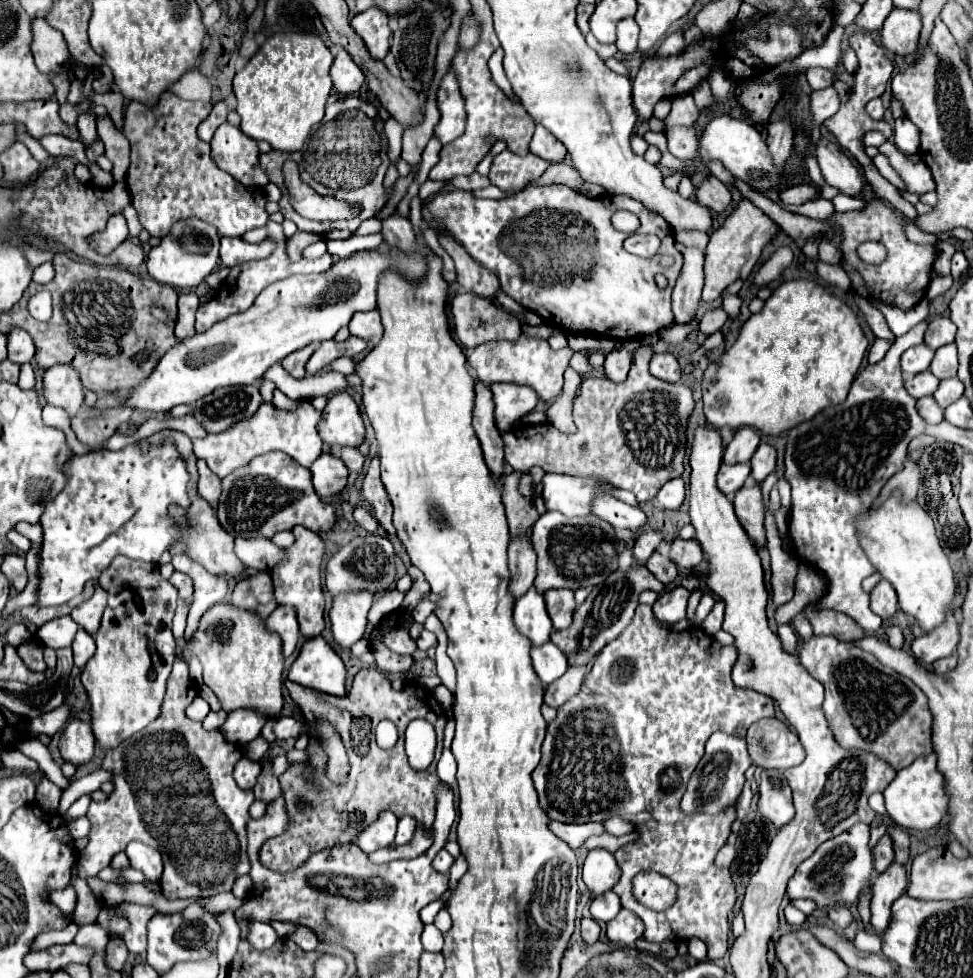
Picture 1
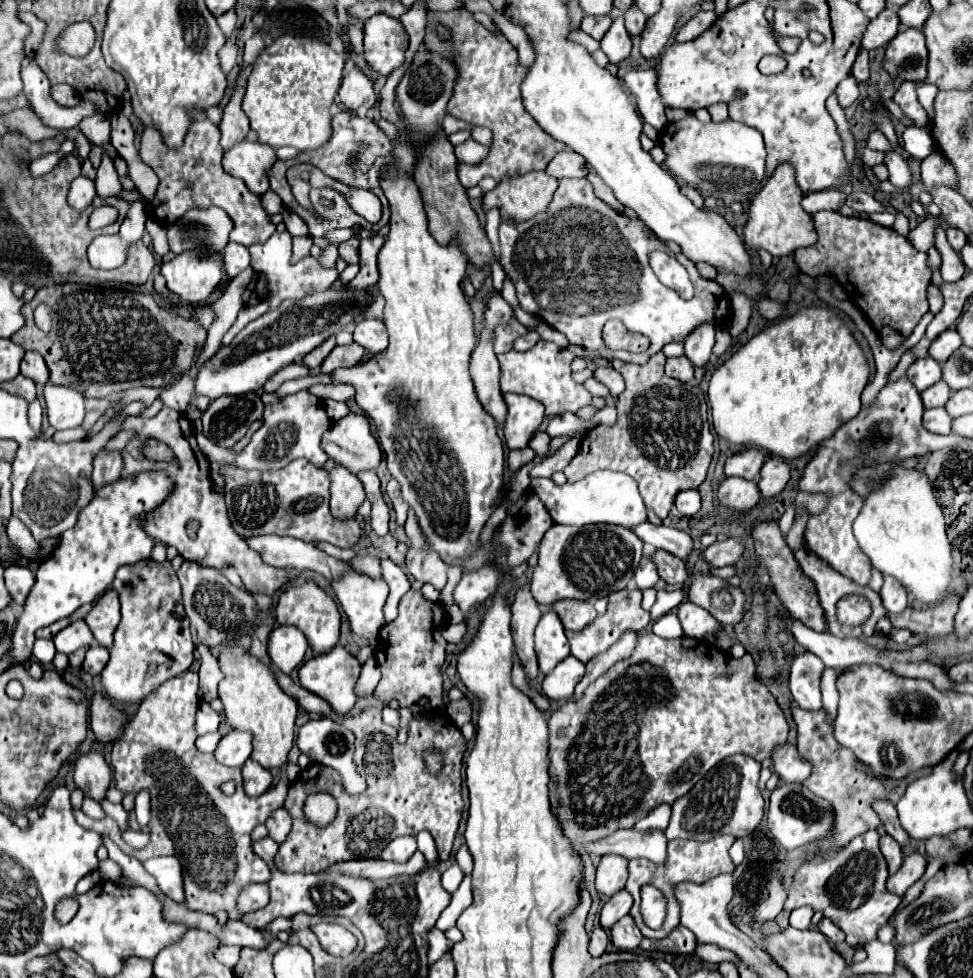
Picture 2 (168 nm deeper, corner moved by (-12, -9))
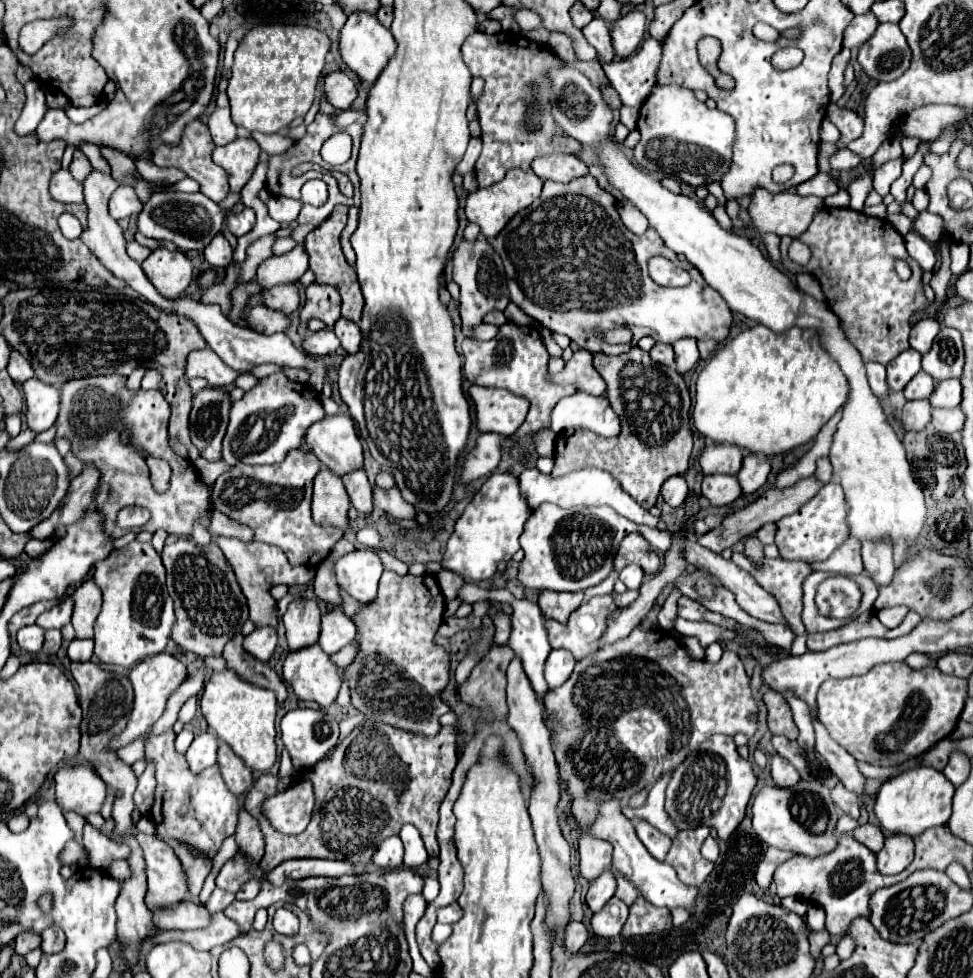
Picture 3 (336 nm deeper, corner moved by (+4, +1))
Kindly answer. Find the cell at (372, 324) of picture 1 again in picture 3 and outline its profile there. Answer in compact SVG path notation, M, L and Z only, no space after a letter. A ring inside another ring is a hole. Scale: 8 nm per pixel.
M340 318L340 320L334 324L334 332L336 332L336 336L340 338L342 348L344 348L348 354L358 352L360 342L362 342L362 332L360 332L360 326L358 326L358 324L354 324L352 320Z

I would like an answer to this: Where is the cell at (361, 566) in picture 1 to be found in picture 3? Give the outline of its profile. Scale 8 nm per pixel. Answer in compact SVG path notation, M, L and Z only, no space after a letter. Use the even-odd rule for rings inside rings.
M212 512L212 524L210 524L212 534L222 534L222 536L234 536L238 540L244 542L252 542L252 530L240 522L234 522L232 518L220 514L220 512Z

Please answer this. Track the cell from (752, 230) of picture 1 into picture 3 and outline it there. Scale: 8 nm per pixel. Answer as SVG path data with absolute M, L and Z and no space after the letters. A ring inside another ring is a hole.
M754 188L754 192L750 194L750 204L748 204L750 228L760 232L760 234L774 232L776 236L798 238L810 226L814 212L820 210L822 206L824 206L824 200L820 200L816 196L798 196L792 192L772 194L766 188Z

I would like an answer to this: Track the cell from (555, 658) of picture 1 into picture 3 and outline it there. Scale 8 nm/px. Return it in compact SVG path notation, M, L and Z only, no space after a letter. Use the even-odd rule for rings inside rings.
M552 650L546 664L544 664L544 678L548 682L550 688L558 688L562 686L568 676L572 674L572 668L574 668L576 660L572 656L570 650Z

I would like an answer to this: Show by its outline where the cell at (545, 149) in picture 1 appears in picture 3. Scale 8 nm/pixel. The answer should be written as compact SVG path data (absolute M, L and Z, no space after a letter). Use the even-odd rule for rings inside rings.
M546 154L532 162L532 170L542 180L570 182L572 178L588 174L588 166L574 154Z

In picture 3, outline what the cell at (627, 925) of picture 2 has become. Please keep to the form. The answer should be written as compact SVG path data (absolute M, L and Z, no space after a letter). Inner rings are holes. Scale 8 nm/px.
M614 896L600 912L592 916L592 930L596 936L614 938L620 934L626 918L628 918L628 906Z

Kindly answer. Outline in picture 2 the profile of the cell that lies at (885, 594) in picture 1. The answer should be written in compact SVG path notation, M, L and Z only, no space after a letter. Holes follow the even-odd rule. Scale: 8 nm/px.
M884 574L884 584L880 590L880 596L882 596L882 602L888 610L888 614L900 614L908 606L908 592L894 576Z

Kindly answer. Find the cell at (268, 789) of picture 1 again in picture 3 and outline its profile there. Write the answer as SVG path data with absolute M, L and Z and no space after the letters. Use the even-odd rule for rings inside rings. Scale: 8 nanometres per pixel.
M246 810L240 812L240 822L236 828L236 842L244 854L252 858L252 862L258 862L264 854L264 836L260 830L258 820L248 814Z

